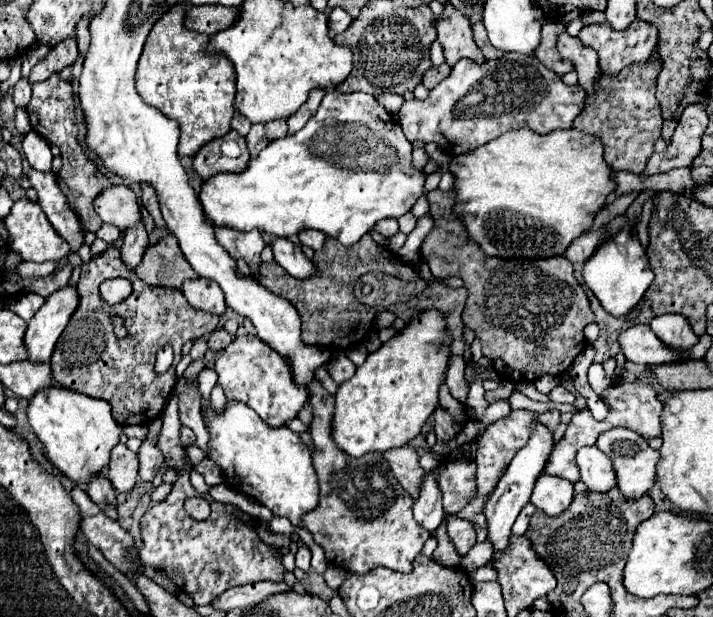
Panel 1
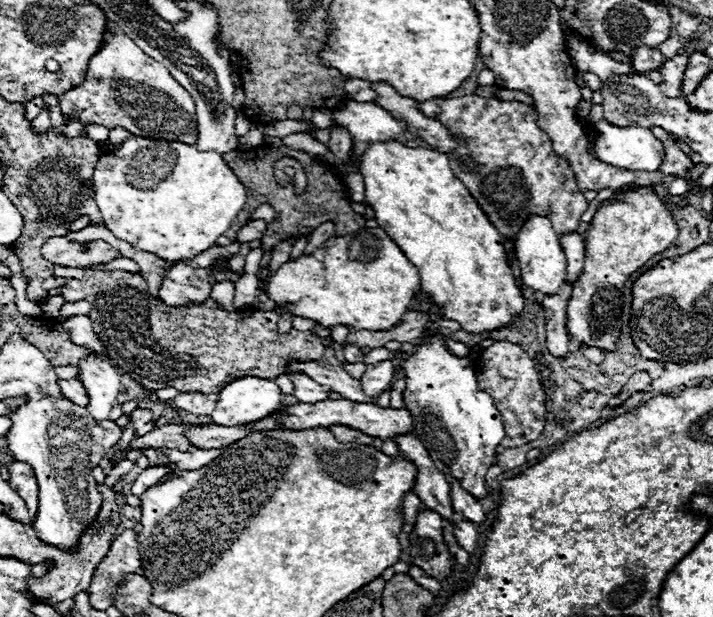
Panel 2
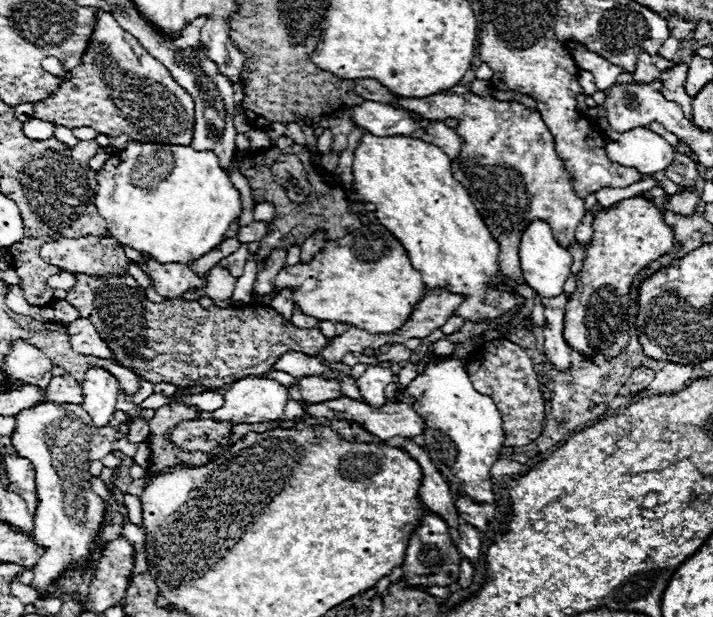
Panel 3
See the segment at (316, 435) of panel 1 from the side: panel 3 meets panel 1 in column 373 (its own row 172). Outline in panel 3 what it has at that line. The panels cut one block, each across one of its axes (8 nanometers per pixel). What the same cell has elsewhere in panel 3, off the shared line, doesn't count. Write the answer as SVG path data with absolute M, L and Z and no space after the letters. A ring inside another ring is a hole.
M472 92L462 96L434 94L428 98L400 96L400 104L424 118L458 120L454 132L462 140L462 150L460 156L452 160L452 172L456 180L464 184L478 212L484 214L482 218L492 236L498 240L500 272L504 276L524 284L518 244L524 228L532 220L540 218L548 222L556 242L564 248L576 240L574 230L584 216L584 200L576 196L570 174L554 150L554 138L536 110L518 102L500 102L492 96L476 96Z

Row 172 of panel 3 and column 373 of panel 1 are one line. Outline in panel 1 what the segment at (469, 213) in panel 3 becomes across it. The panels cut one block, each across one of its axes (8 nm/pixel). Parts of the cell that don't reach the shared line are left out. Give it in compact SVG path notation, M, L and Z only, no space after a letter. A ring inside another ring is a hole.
M422 312L398 336L372 352L368 360L358 366L356 374L346 380L346 384L338 386L332 418L332 438L336 446L348 456L360 458L366 452L386 452L416 438L438 404L438 386L446 376L450 358L446 346L450 346L450 336L444 332L444 316L440 316L440 312Z

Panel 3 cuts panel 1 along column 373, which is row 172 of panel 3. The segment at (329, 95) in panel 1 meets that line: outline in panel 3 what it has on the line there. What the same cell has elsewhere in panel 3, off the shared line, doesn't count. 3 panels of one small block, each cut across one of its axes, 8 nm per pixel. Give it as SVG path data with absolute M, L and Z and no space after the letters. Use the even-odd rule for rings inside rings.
M132 140L122 152L110 156L96 172L98 192L96 208L108 224L108 234L120 244L150 254L160 264L182 262L192 264L222 242L228 226L242 212L242 198L232 184L230 174L220 168L220 160L212 150L194 150L192 146L144 144Z

